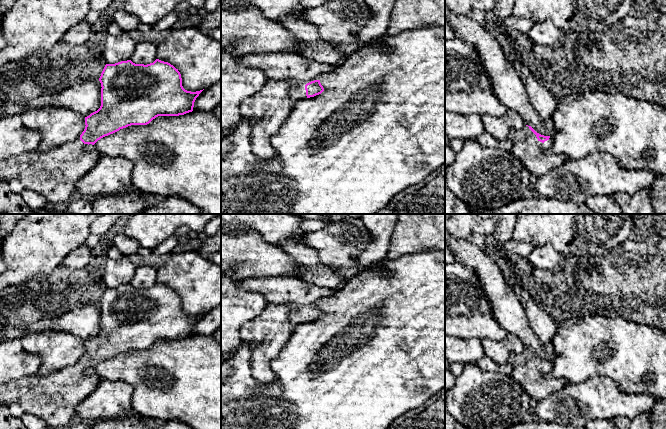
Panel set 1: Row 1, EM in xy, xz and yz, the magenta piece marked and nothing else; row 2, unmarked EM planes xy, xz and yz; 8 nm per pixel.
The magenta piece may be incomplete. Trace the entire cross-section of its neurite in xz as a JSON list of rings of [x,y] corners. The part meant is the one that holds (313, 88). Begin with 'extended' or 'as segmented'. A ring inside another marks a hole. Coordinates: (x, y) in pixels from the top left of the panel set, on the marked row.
extended; [[[295,52],[244,54],[240,56],[240,63],[247,68],[263,70],[267,80],[294,81],[290,91],[294,103],[321,94],[324,88],[320,77],[334,69],[334,66]]]

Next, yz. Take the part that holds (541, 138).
extended; [[[531,126],[510,129],[508,139],[512,142],[510,151],[522,162],[533,179],[545,175],[569,159],[565,154],[549,153],[553,137],[541,135]]]

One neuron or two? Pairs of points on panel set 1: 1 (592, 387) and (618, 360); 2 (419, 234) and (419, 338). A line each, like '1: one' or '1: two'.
1: two
2: two

